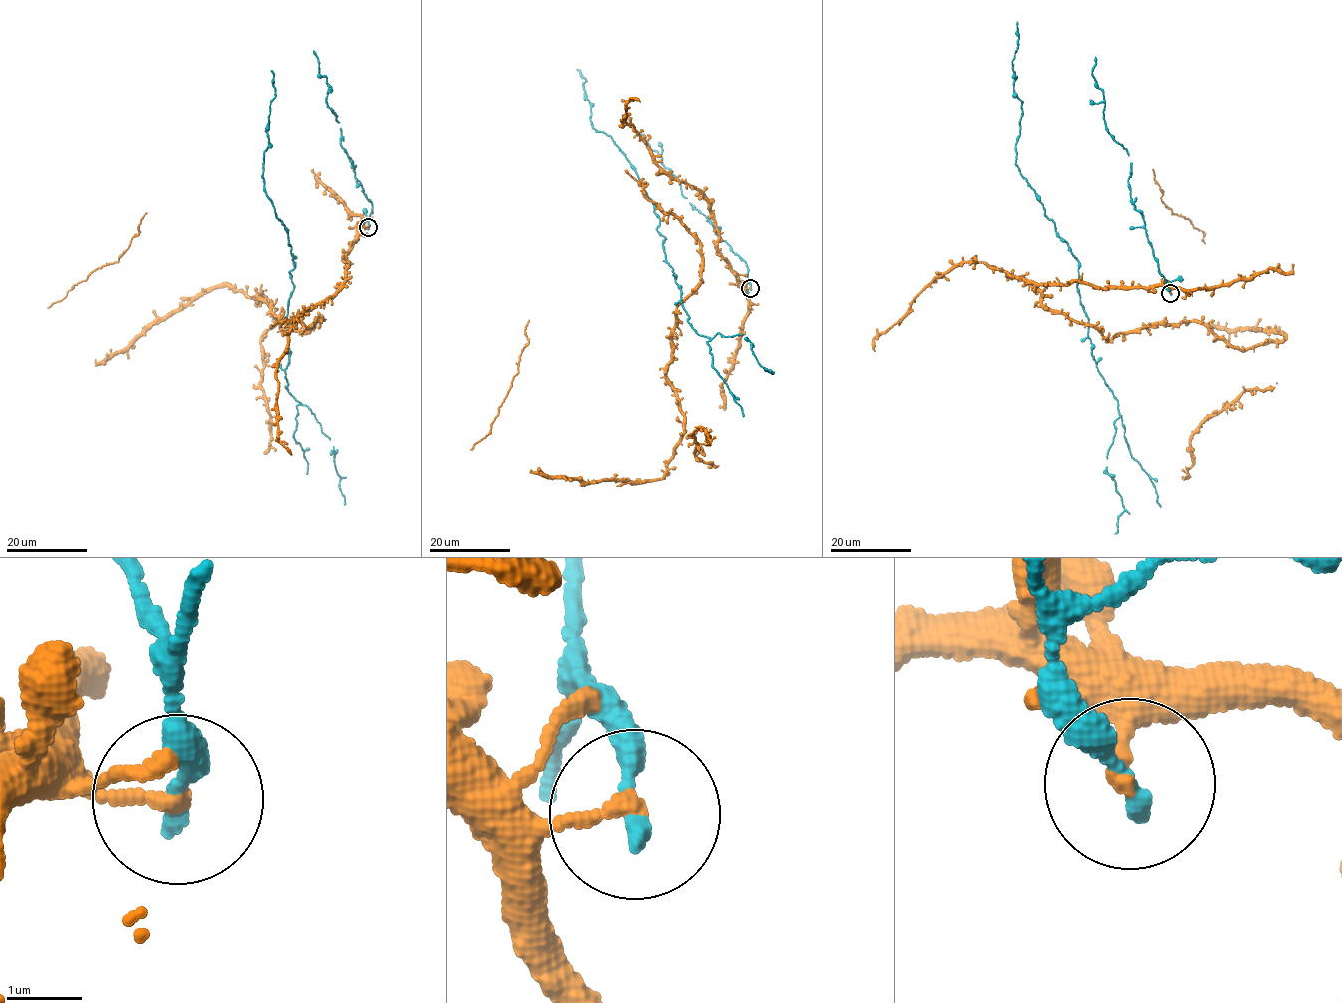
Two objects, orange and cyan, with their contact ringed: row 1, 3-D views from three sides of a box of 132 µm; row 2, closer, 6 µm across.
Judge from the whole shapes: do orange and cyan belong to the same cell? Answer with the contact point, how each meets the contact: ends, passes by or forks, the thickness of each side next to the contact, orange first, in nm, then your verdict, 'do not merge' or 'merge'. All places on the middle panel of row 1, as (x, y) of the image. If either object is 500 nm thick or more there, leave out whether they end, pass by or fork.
at (750, 288); orange ends there; cyan ends there; 200 nm thick on the orange side, 260 nm on the other; do not merge

